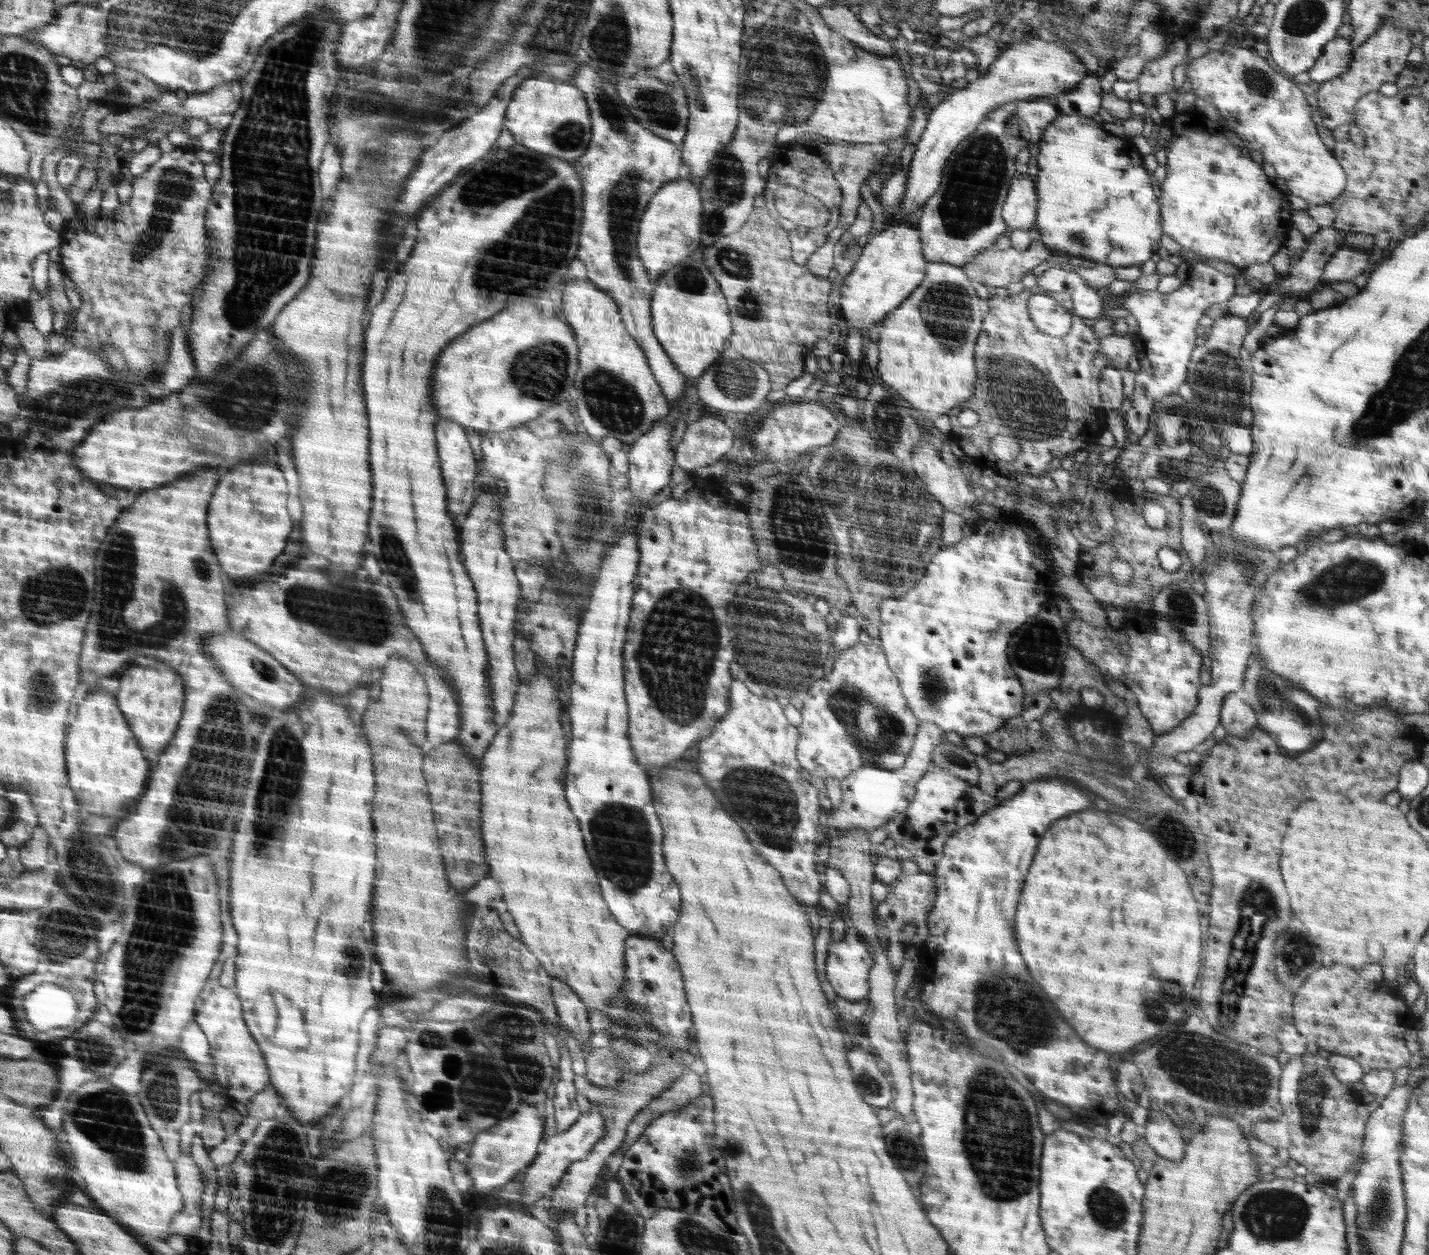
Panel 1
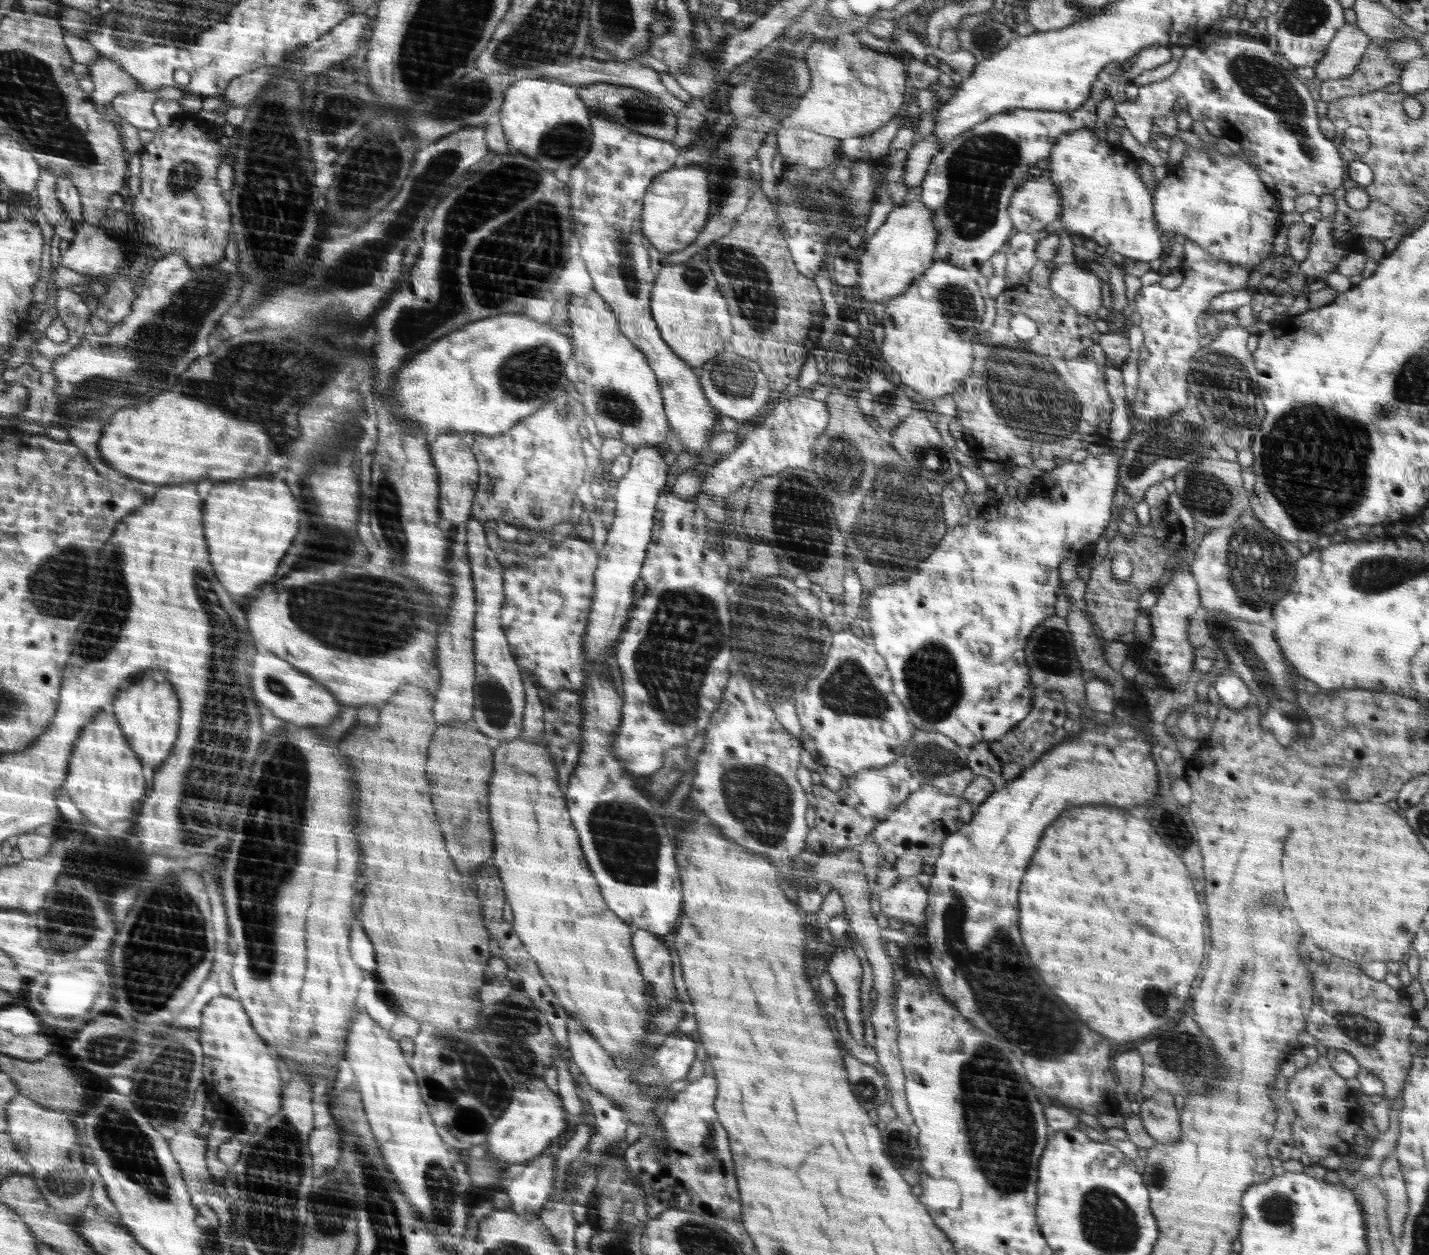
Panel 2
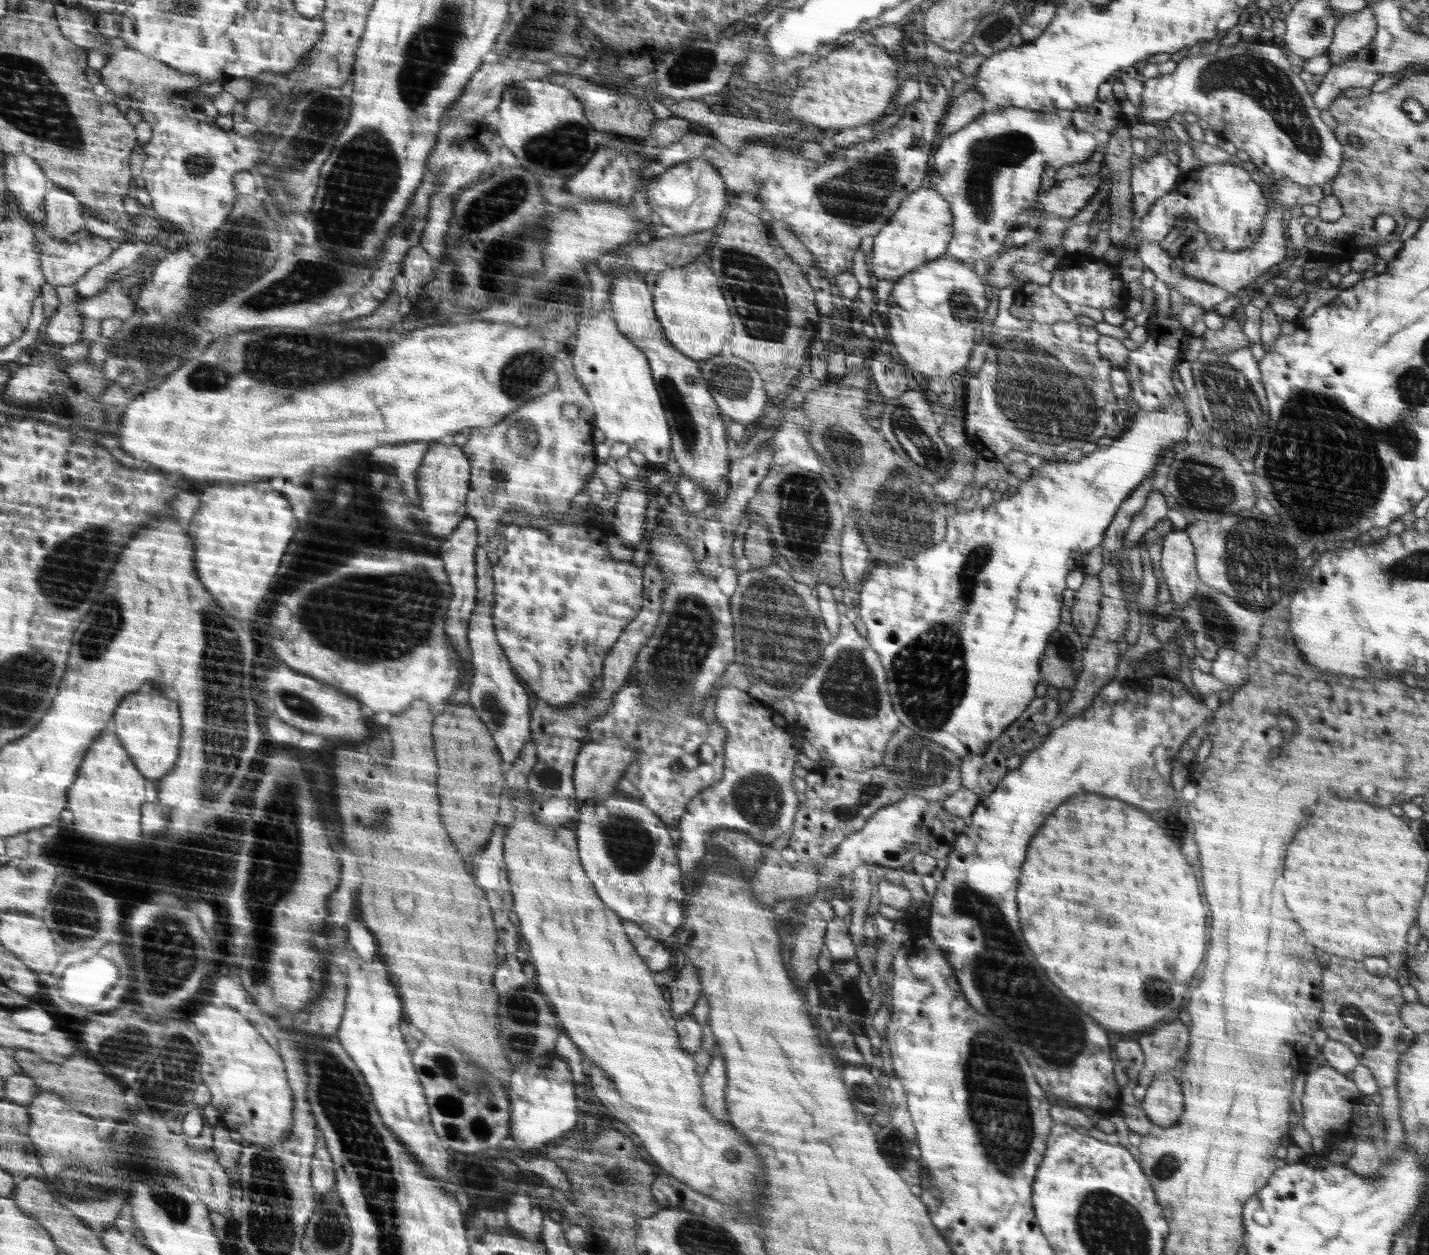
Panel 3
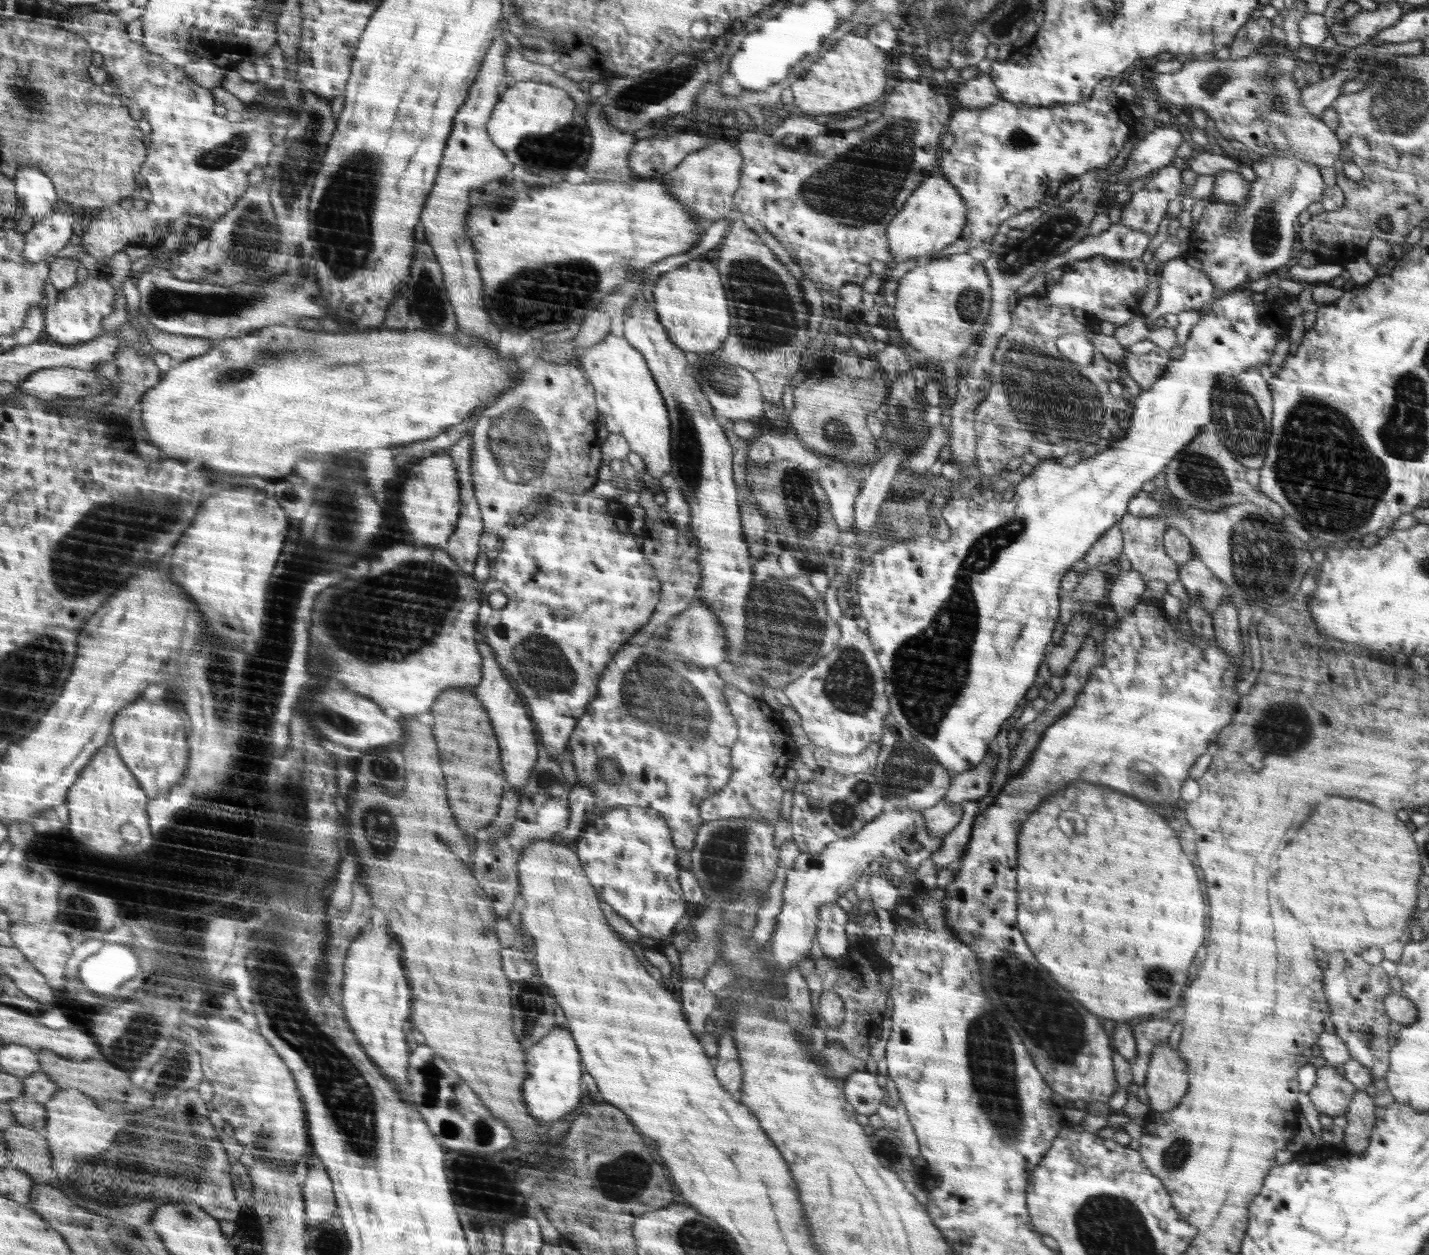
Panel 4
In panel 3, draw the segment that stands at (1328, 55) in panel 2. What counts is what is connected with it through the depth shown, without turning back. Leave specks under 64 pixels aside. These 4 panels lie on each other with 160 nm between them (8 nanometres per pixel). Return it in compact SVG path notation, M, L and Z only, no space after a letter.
M1370 8L1344 15L1334 28L1332 44L1327 50L1330 62L1334 65L1350 60L1353 54L1370 44L1376 32L1377 21Z

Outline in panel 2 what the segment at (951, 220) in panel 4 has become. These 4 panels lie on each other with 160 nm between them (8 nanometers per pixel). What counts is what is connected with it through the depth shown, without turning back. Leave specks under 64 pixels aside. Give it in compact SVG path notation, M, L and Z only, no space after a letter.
M920 199L905 205L900 204L892 209L884 225L872 237L862 242L862 255L859 258L858 268L859 282L856 287L866 302L886 303L893 297L899 297L935 263L940 233L938 233L938 228L932 225L932 213L929 210L930 207Z

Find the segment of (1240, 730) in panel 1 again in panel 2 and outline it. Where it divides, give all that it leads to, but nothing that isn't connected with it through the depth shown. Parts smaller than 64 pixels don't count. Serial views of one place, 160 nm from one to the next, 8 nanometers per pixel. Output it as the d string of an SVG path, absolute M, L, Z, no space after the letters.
M1227 666L1216 677L1214 688L1224 707L1232 711L1246 709L1253 700L1250 689L1240 680L1238 673L1231 666Z

